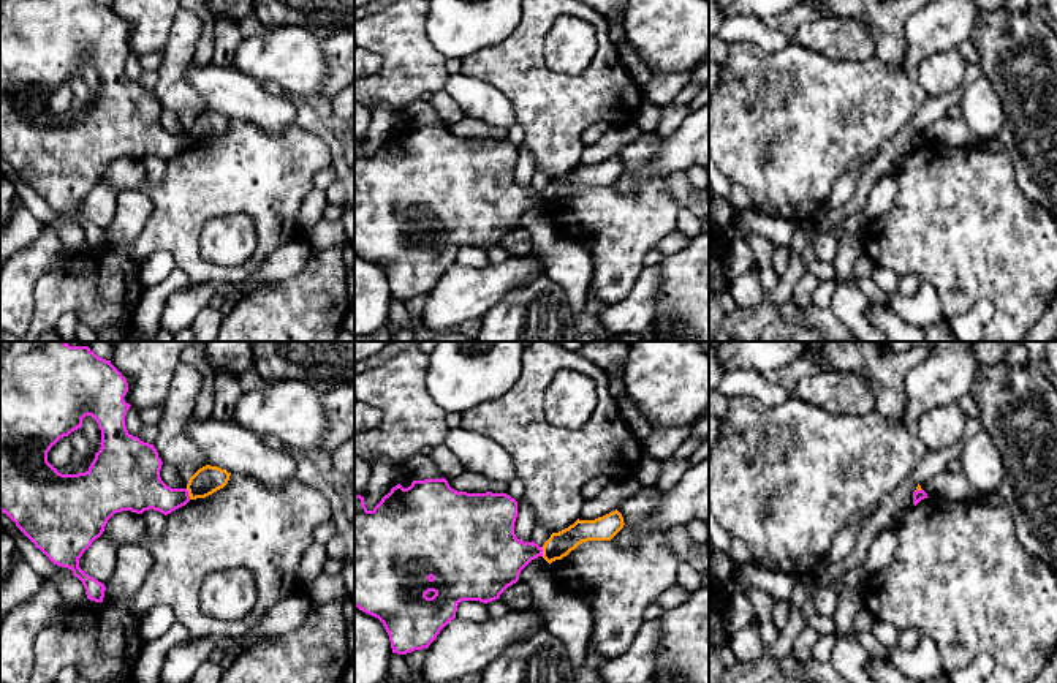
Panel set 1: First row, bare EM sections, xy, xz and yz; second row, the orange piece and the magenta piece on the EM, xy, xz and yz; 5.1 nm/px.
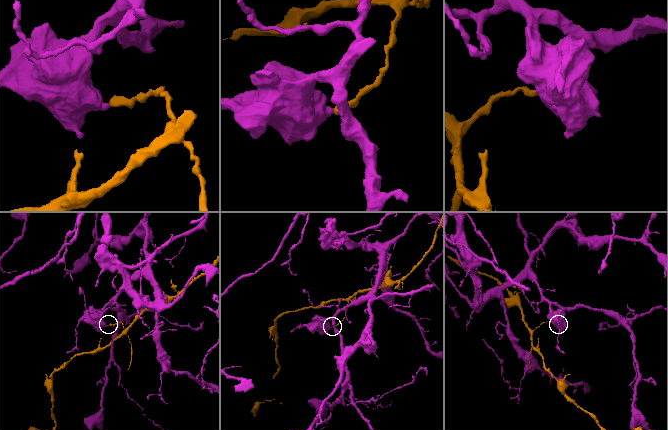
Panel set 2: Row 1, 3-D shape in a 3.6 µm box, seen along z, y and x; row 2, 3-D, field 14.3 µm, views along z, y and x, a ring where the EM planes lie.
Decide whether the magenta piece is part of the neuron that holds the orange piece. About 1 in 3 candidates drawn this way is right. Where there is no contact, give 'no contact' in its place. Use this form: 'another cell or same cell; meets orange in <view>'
another cell; meets orange in xy

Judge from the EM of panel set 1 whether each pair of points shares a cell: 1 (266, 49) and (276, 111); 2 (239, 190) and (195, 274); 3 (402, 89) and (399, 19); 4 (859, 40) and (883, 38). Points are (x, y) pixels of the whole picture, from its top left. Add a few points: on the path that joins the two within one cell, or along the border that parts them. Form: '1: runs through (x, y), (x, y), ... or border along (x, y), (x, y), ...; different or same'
1: border along (231, 64), (261, 83); different
2: runs through (215, 199), (190, 225), (190, 250); same
3: runs through (405, 71), (405, 46), (399, 37); same
4: border along (848, 16), (856, 16), (871, 27), (875, 56); different

